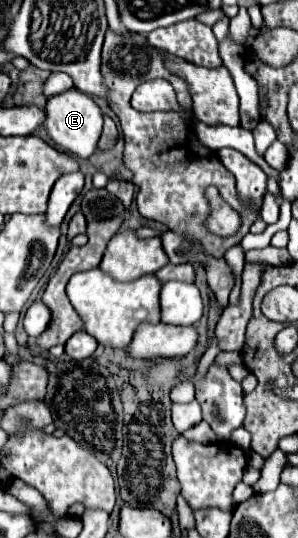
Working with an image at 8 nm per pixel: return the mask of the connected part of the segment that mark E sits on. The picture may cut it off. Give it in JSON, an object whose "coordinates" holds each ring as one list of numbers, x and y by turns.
{"coordinates":[[71,88,71,90,47,100,43,130,53,140,53,146,57,150,75,154,77,158,89,158,97,150,101,128,103,128,103,114,101,114,99,106,95,104,95,100,91,96,77,92,77,88]]}

